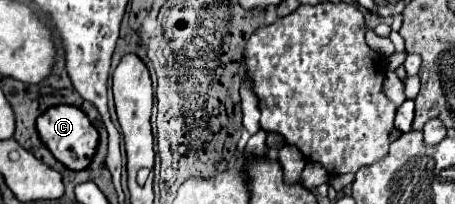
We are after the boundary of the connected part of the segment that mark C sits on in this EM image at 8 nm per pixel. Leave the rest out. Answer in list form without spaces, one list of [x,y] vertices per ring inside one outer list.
[[[72,105],[50,107],[44,115],[38,117],[36,127],[38,127],[40,139],[44,141],[44,145],[68,169],[82,171],[82,169],[86,169],[90,165],[90,161],[92,161],[92,157],[94,157],[94,153],[98,149],[98,131],[92,127],[88,117],[78,107],[72,107]]]

